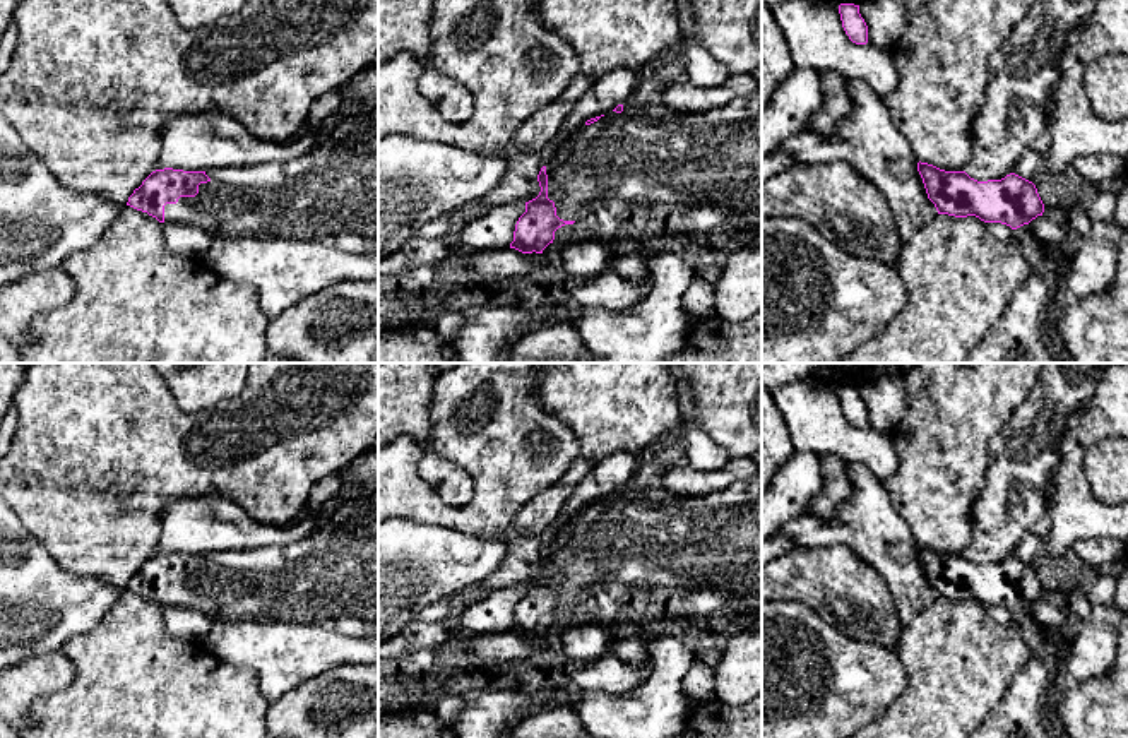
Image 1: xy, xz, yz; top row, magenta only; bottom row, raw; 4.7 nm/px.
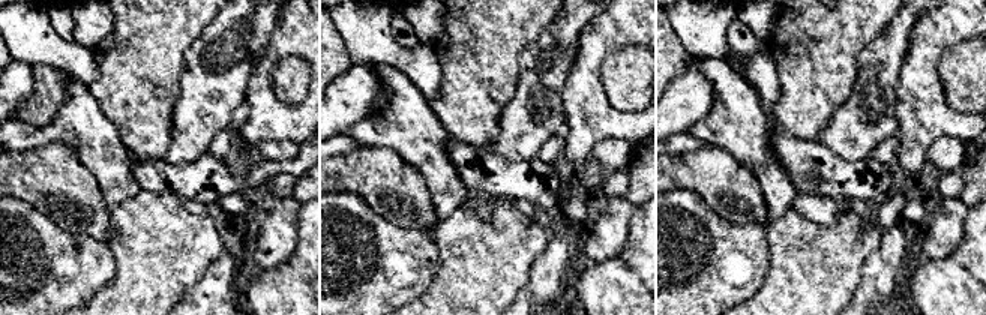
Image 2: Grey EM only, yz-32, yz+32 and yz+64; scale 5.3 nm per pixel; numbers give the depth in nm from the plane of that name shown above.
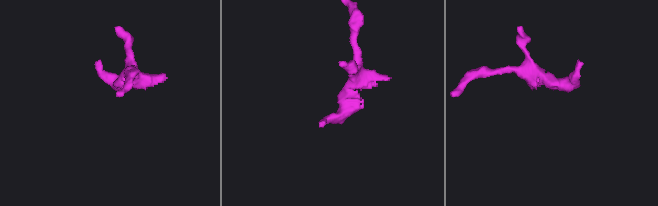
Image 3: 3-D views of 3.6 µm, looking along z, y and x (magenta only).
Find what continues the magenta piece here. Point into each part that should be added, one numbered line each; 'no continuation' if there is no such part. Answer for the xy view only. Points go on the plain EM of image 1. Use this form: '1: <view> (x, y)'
1: xy (332, 572)

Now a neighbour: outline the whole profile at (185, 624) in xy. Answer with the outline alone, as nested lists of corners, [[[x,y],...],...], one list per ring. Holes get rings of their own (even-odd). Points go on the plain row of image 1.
[[[163,606],[164,630],[169,637],[204,644],[212,620],[192,608]]]

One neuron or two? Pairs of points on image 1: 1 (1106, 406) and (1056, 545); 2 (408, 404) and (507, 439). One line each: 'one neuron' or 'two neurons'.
1: one neuron
2: two neurons

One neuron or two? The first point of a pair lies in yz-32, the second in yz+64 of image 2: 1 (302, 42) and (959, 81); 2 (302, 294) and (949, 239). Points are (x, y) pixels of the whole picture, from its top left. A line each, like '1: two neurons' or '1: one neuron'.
1: two neurons
2: two neurons

